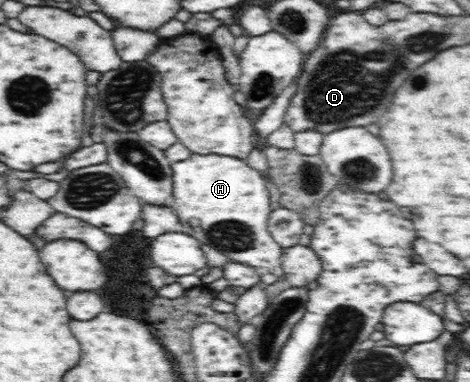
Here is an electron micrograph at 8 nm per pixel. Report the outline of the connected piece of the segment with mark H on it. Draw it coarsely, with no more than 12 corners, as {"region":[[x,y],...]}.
{"region":[[243,159],[172,162],[182,231],[285,277],[265,179]]}

